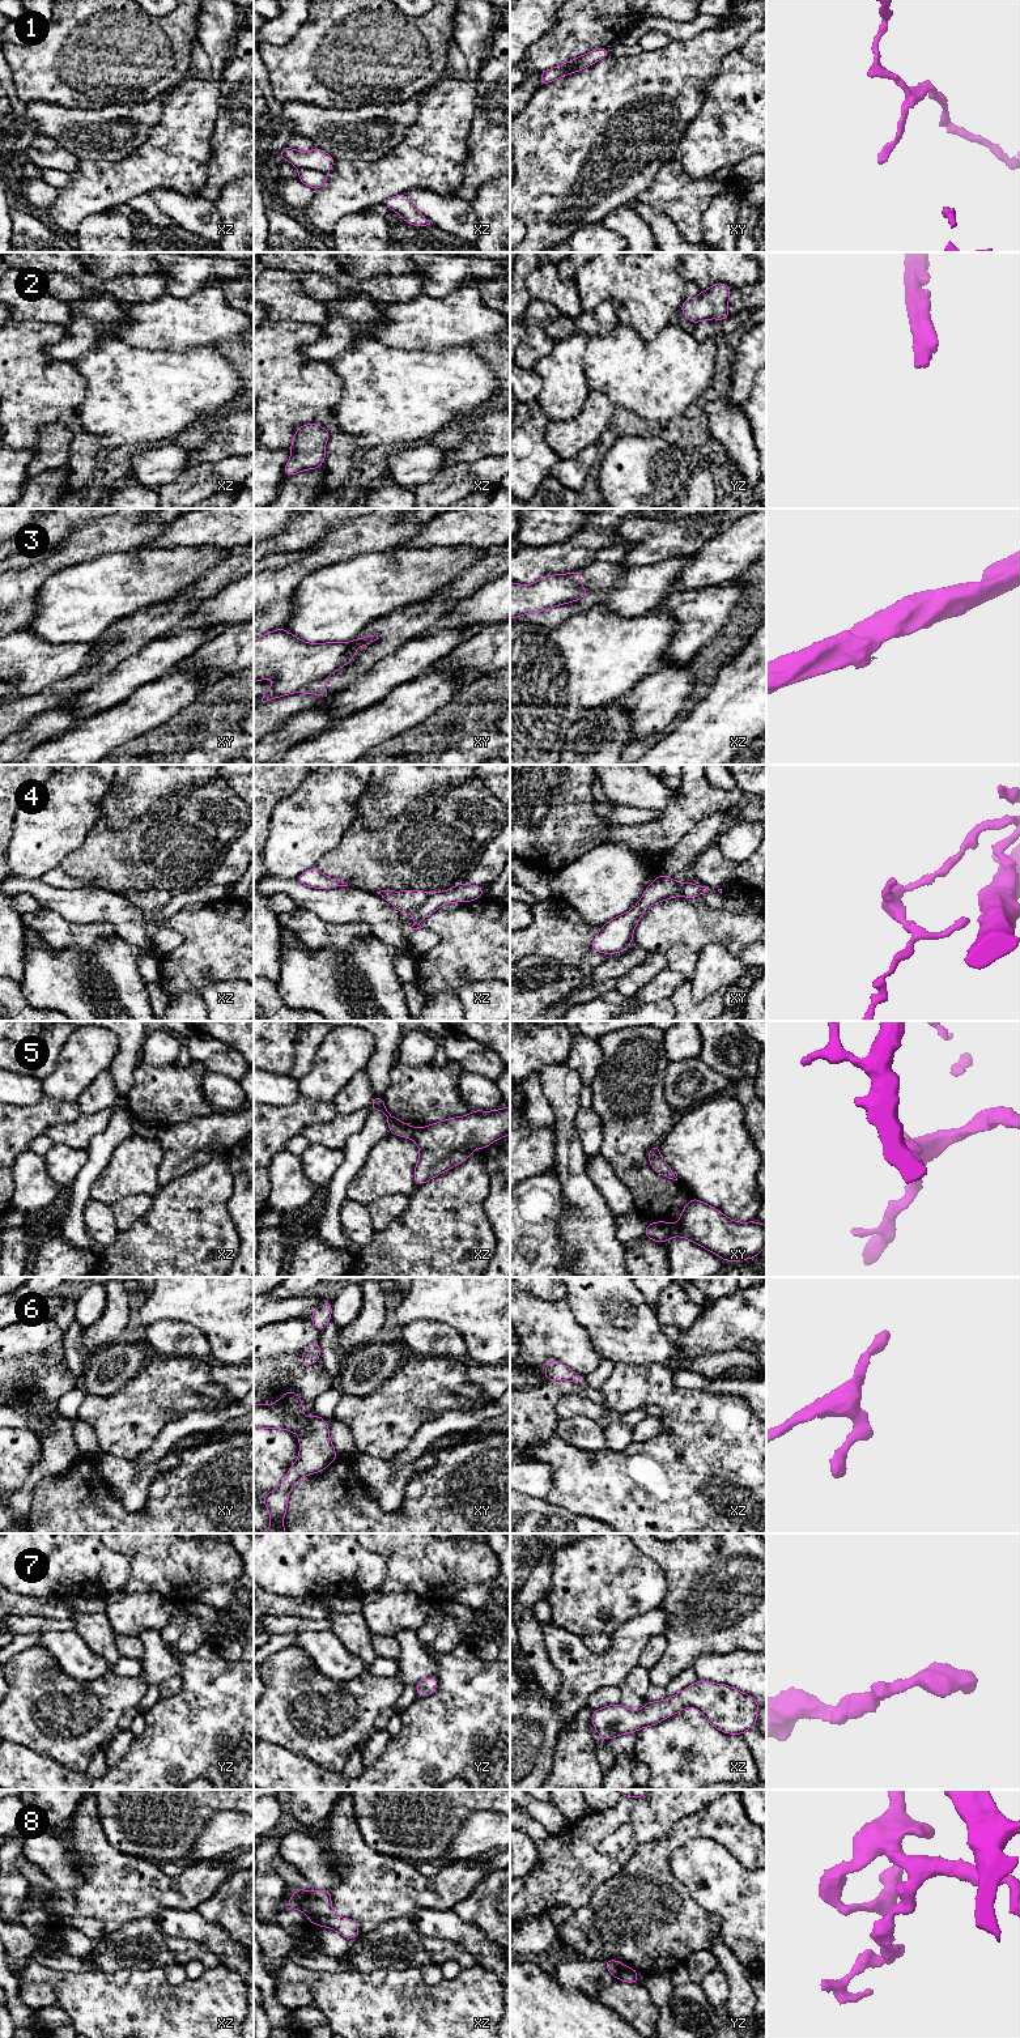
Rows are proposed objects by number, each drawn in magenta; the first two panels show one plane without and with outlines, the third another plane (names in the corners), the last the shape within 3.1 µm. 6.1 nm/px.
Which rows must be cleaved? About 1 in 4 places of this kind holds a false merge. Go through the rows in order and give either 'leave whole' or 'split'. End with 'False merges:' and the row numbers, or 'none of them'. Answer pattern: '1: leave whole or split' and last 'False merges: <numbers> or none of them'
1: split
2: leave whole
3: split
4: split
5: split
6: leave whole
7: leave whole
8: split
False merges: 1, 3, 4, 5, 8

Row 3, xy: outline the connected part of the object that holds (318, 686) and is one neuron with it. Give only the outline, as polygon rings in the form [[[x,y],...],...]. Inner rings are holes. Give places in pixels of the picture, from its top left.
[[[319,678],[314,682],[307,684],[306,686],[303,686],[299,693],[305,693],[305,694],[316,694],[319,697],[324,697],[326,695],[326,684],[324,684],[324,678]]]

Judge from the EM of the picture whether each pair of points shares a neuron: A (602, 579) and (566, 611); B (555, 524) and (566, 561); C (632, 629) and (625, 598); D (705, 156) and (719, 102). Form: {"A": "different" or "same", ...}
{"A": "same", "B": "different", "C": "different", "D": "same"}

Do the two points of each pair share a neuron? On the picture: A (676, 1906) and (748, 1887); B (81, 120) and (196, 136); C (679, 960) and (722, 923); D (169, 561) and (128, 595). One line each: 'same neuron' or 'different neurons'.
A: different neurons
B: different neurons
C: different neurons
D: same neuron

